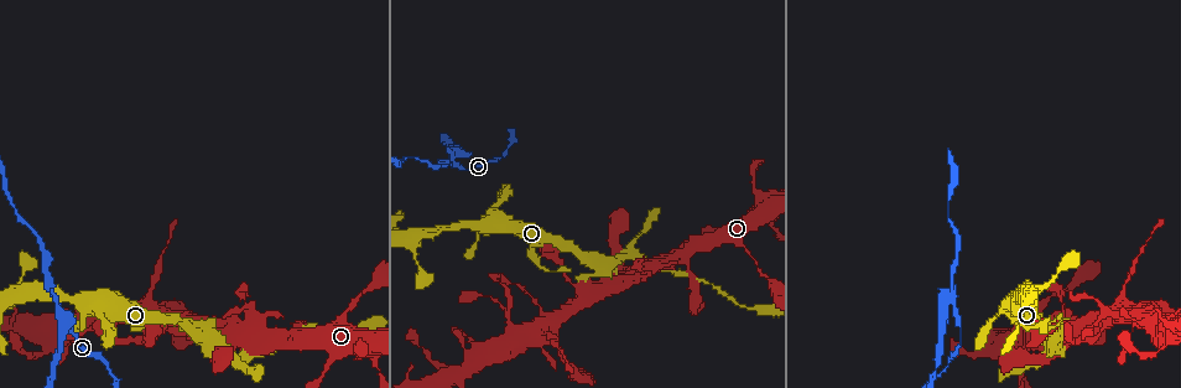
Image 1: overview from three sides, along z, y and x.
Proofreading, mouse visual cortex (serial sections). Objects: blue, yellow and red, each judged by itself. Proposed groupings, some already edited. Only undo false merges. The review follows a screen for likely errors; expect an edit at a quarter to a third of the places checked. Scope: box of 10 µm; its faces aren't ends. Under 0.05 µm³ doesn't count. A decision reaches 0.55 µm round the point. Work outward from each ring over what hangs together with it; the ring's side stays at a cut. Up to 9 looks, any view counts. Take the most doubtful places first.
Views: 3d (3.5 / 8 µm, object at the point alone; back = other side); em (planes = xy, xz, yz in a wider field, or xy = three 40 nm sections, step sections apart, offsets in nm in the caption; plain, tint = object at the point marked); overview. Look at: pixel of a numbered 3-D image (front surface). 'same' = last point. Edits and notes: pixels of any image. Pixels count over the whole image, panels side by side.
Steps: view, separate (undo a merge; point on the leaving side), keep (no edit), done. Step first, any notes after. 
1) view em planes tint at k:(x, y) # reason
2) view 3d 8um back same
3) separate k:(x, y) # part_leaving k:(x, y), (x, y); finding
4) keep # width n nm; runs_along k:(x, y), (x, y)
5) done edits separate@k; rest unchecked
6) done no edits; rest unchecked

view 3d 3.5um at 1:(87, 302) # a fork

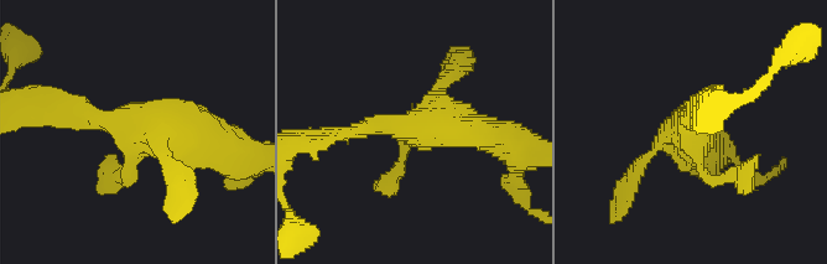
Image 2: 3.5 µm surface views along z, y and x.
view em xy step 2 tint at 2:(143, 122) # shape alone is not enough

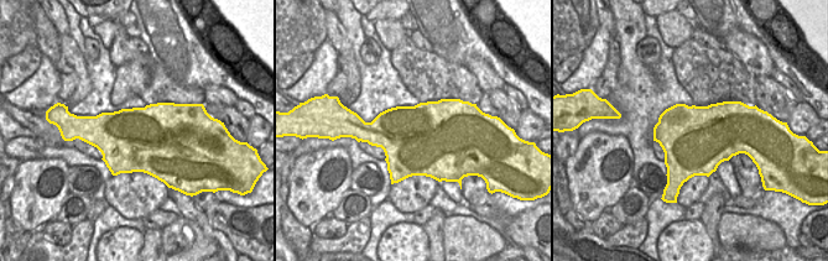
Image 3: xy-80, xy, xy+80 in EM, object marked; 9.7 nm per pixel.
keep # runs_along 2:(233, 154), (192, 128), (81, 108); one cell here

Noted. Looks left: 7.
view 3d 3.5um at 1:(955, 308) # arms part here

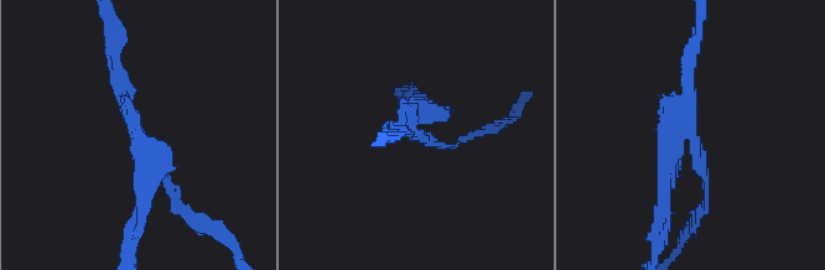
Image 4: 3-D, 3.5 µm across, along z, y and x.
view em xy step 2 tint at 4:(136, 139)

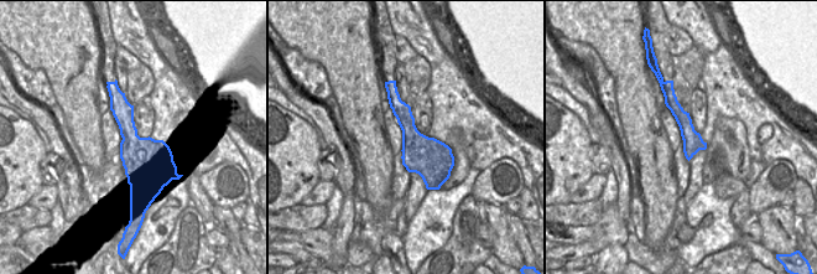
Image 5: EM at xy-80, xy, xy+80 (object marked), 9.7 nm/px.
separate 4:(167, 159) # part_leaving 4:(135, 138), (146, 180), (131, 248); two cells meet here

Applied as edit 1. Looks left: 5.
view overview

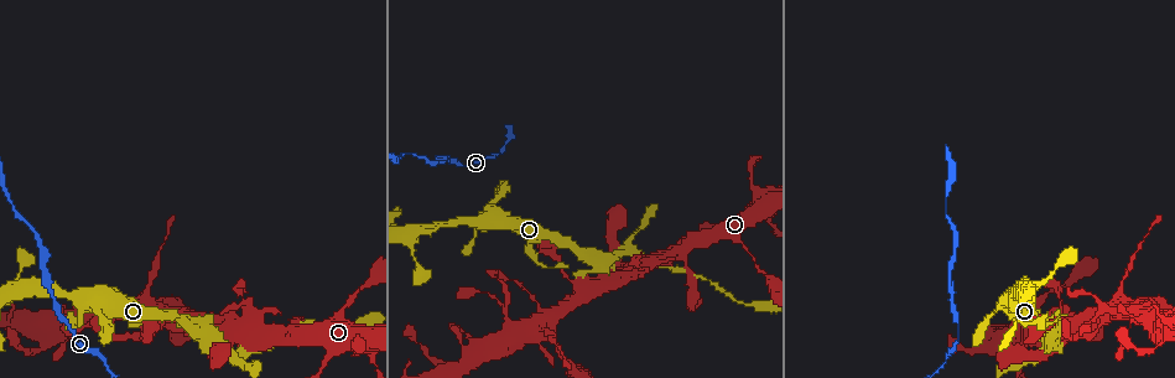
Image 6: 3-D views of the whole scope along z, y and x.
view 3d 3.5um at 6:(1105, 319) # abrupt turn

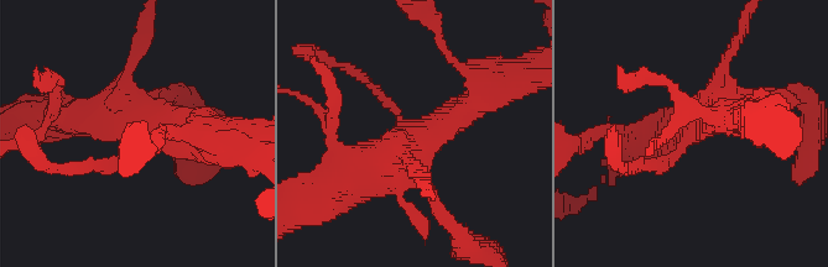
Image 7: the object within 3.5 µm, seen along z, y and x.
view em xy step 2 tint at 7:(415, 133)

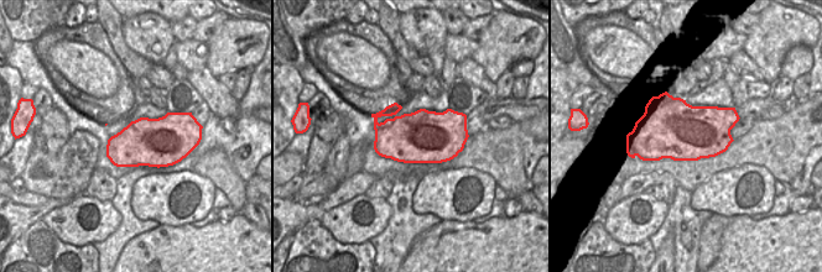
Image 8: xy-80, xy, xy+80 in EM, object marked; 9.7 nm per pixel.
keep # runs_along 7:(203, 135), (150, 120), (112, 166), (89, 166); all the same cell

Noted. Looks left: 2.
view 3d 8um at 6:(594, 259) # abrupt turn

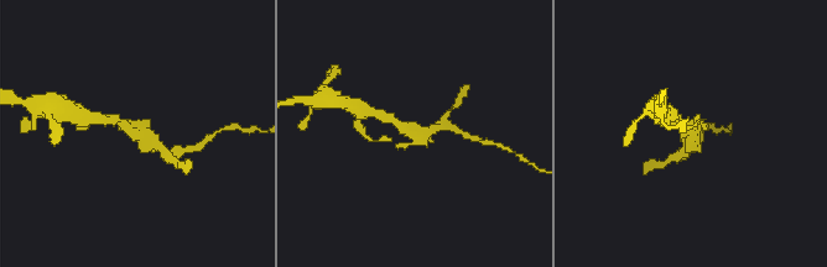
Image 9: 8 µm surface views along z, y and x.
view em xy step 1 tint same # need the tissue

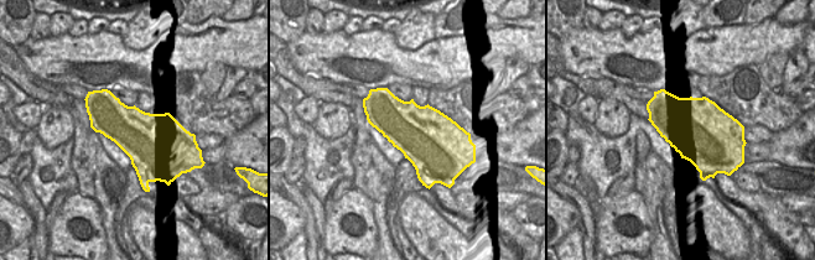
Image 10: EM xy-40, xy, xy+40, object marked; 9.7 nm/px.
keep # width 600 nm; runs_along 9:(104, 120), (123, 121), (162, 150); all the same cell

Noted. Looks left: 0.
done edits separate@4; rest unchecked

